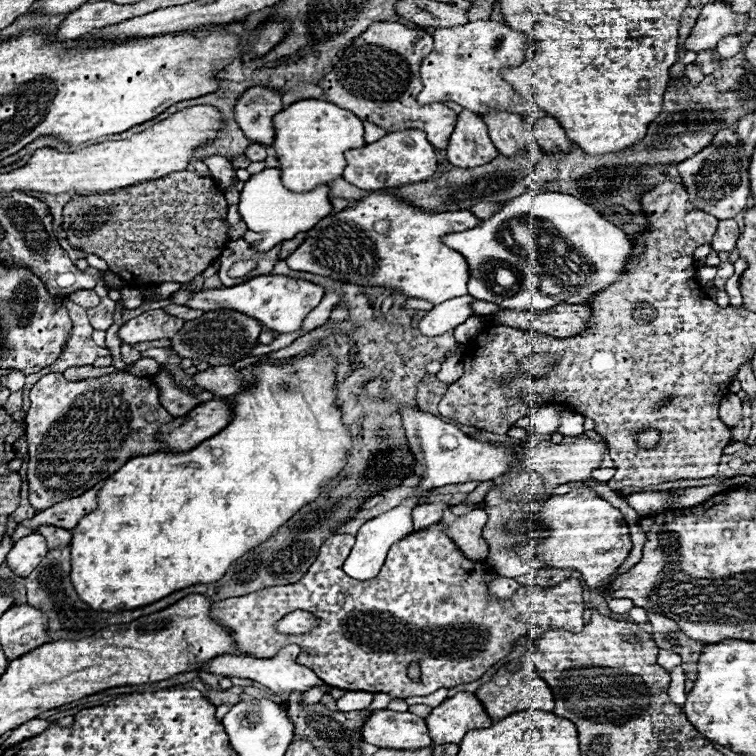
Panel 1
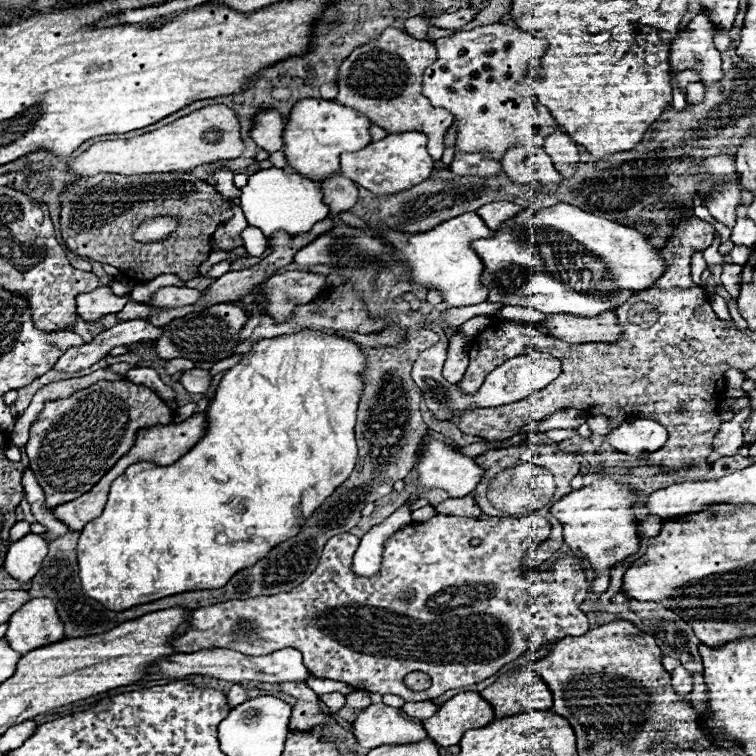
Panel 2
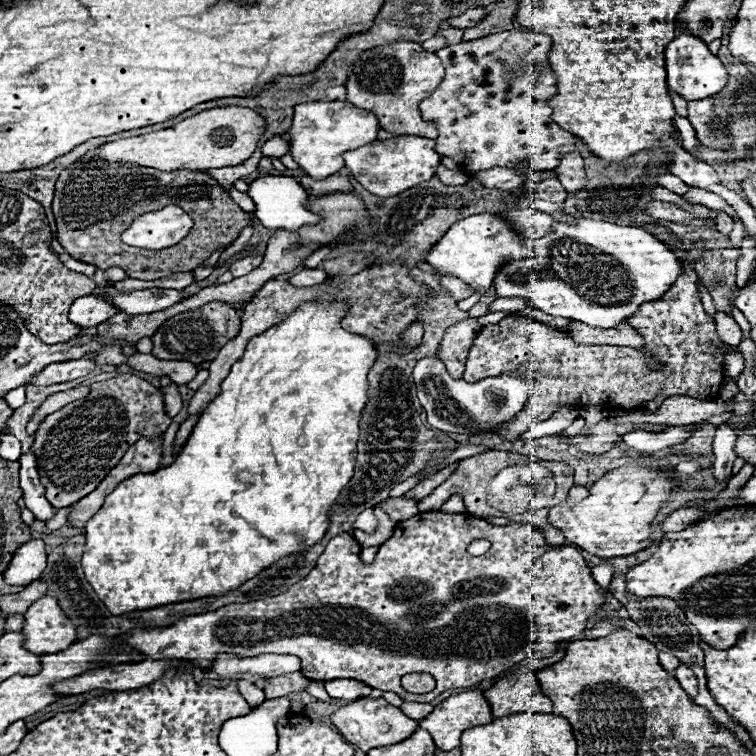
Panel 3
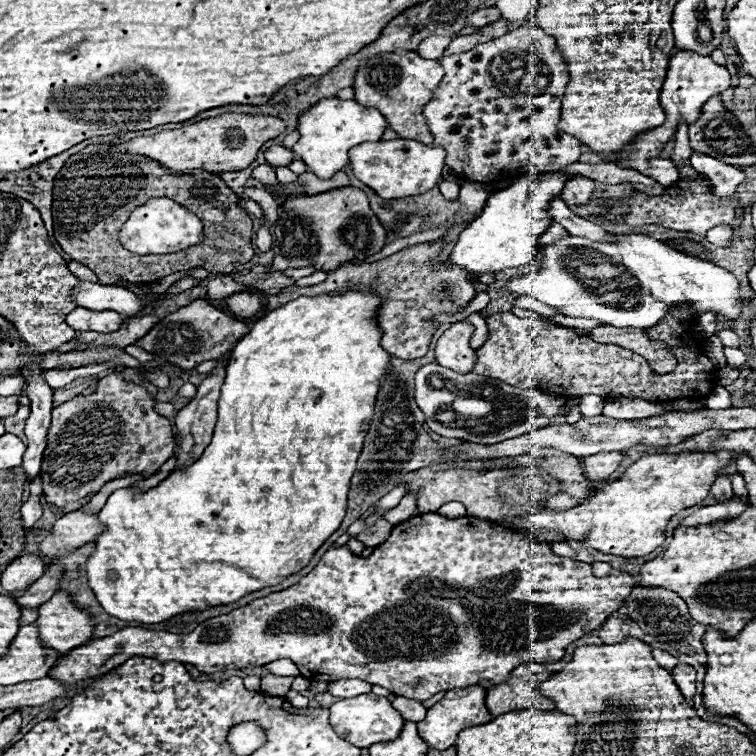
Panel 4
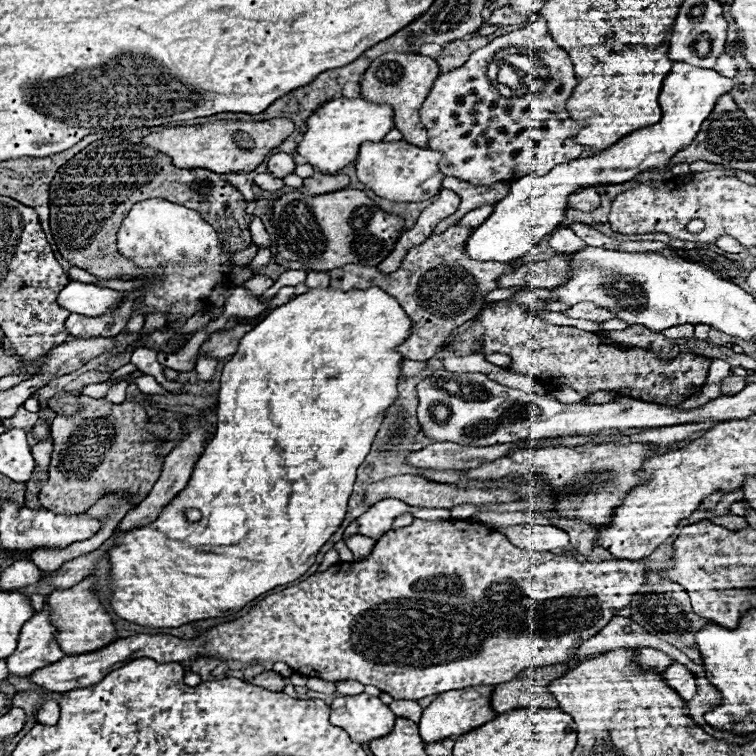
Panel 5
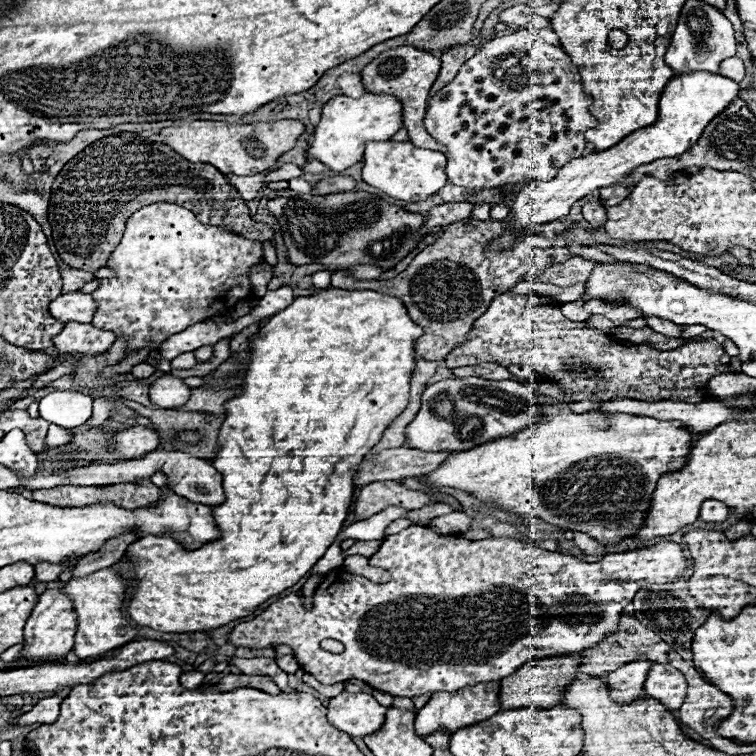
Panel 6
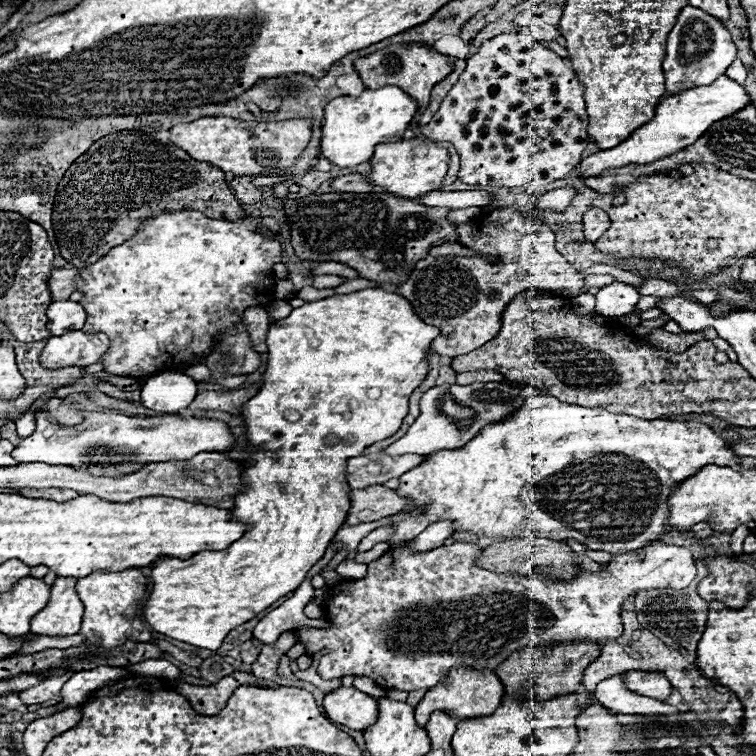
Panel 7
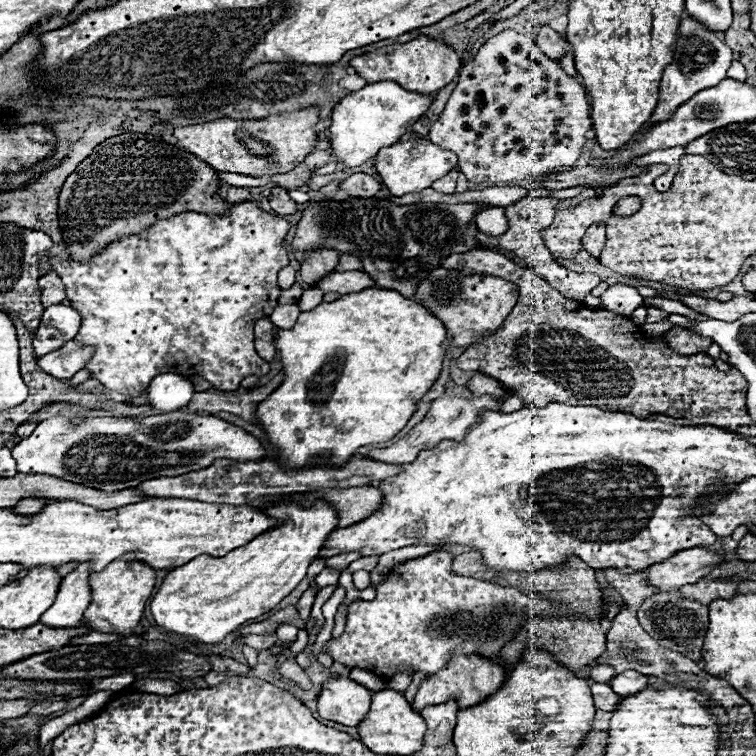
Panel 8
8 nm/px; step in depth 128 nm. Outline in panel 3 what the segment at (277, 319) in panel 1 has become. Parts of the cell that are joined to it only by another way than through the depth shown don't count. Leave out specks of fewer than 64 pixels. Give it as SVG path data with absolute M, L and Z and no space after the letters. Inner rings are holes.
M316 268L316 270L302 270L302 272L298 272L296 276L292 276L290 278L290 282L292 282L292 286L296 286L296 288L306 288L306 286L316 286L316 284L322 284L324 280L326 280L326 272L324 270L320 270L320 268ZM114 286L96 288L94 292L104 292L112 304L120 312L126 314L152 314L166 310L182 300L178 290L166 290L166 288L148 288L148 290L134 290L134 292L118 292Z

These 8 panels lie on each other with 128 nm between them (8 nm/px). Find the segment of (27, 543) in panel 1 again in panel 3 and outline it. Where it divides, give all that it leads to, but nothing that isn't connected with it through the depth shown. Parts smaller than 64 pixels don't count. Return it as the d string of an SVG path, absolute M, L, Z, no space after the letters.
M30 540L16 550L14 558L10 560L4 572L4 582L10 586L28 586L30 582L40 578L44 568L46 568L44 542Z

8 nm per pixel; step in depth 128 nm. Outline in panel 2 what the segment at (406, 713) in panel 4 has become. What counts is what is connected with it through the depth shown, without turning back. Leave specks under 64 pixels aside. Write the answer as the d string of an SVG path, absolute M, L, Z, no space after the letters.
M406 702L402 706L402 710L406 710L410 716L416 716L420 720L426 720L428 716L432 716L438 710L438 706L432 704L432 702Z

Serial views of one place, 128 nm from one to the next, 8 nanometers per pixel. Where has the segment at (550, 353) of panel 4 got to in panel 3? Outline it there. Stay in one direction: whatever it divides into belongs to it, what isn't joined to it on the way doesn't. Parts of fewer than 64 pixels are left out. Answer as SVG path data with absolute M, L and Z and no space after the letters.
M696 244L688 252L688 258L682 262L684 276L676 280L676 284L664 294L664 298L642 304L638 314L628 320L646 340L646 352L650 352L664 364L664 370L660 372L648 370L648 366L644 364L644 350L596 344L582 346L568 338L566 332L542 322L534 322L528 316L506 316L496 324L484 326L470 348L464 380L476 382L490 376L511 374L518 367L525 367L530 360L536 362L530 402L526 410L520 412L516 420L496 430L496 434L506 440L516 440L524 436L532 424L550 418L560 404L596 404L626 410L656 410L666 398L678 394L692 396L704 402L716 400L722 384L722 362L732 348L720 342L716 326L704 312L700 302L700 292L696 286L698 276L692 268L692 262L702 252L702 244Z

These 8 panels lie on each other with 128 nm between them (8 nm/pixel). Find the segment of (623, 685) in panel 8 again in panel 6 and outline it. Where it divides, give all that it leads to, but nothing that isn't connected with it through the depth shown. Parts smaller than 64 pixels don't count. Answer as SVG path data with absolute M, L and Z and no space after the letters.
M654 664L644 682L644 694L660 700L666 708L678 710L684 702L686 680L670 664Z

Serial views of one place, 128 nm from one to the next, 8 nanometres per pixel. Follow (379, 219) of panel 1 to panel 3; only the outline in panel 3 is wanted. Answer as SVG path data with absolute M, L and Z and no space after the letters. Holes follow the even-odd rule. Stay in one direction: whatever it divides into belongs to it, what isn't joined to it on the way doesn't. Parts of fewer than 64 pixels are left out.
M484 212L456 222L442 236L442 240L428 252L428 264L434 266L434 270L440 272L442 276L462 278L472 288L476 288L476 292L470 298L458 302L458 308L468 312L480 300L480 296L490 288L496 272L500 272L504 262L524 260L530 254L532 250L524 244L524 236L516 232L514 226L506 222L506 218L502 218L498 212ZM330 246L320 248L320 252L316 250L316 252L314 252L306 262L304 262L304 266L306 266L306 268L318 268L318 266L320 266L320 262L322 262L322 260L326 260L326 256L328 256L330 252L332 252L332 248L330 248Z

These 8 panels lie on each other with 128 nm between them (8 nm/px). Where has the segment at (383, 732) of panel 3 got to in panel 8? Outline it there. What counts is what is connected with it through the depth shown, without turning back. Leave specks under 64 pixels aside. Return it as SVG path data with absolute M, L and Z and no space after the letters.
M348 676L328 678L318 696L318 714L344 726L358 726L370 710L370 690Z

